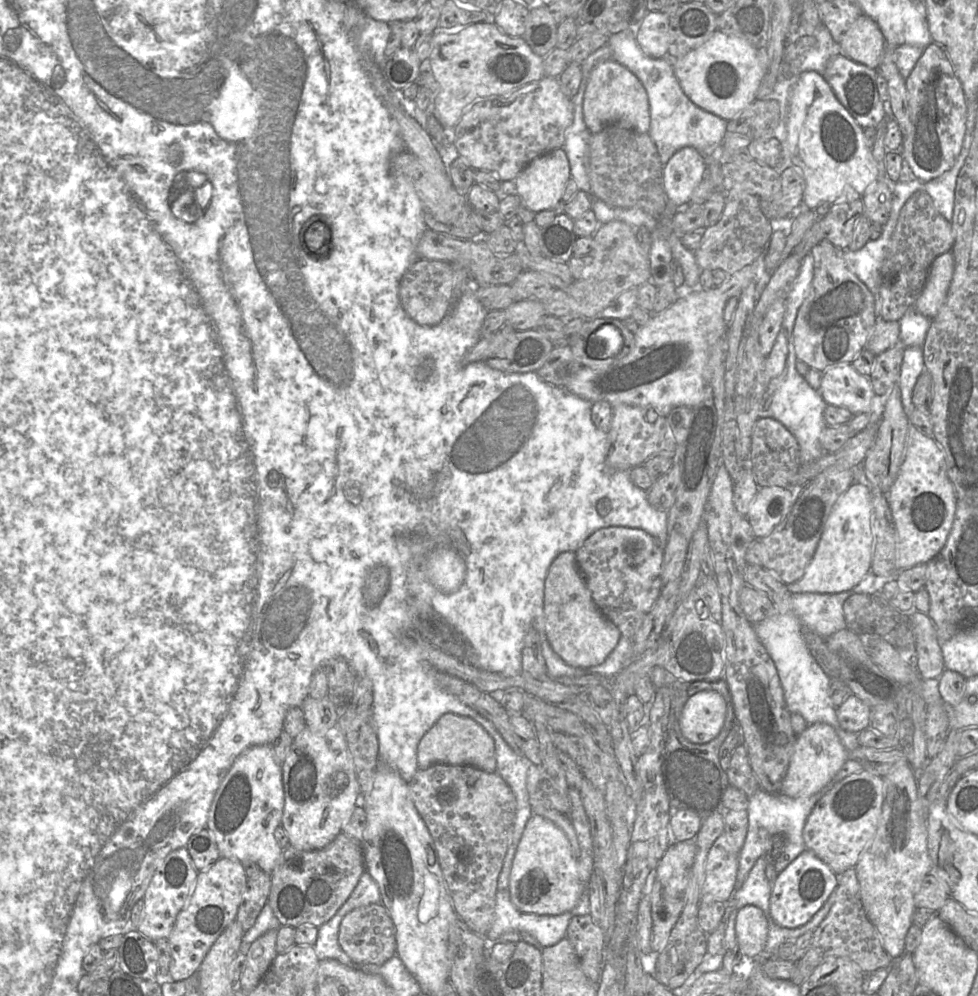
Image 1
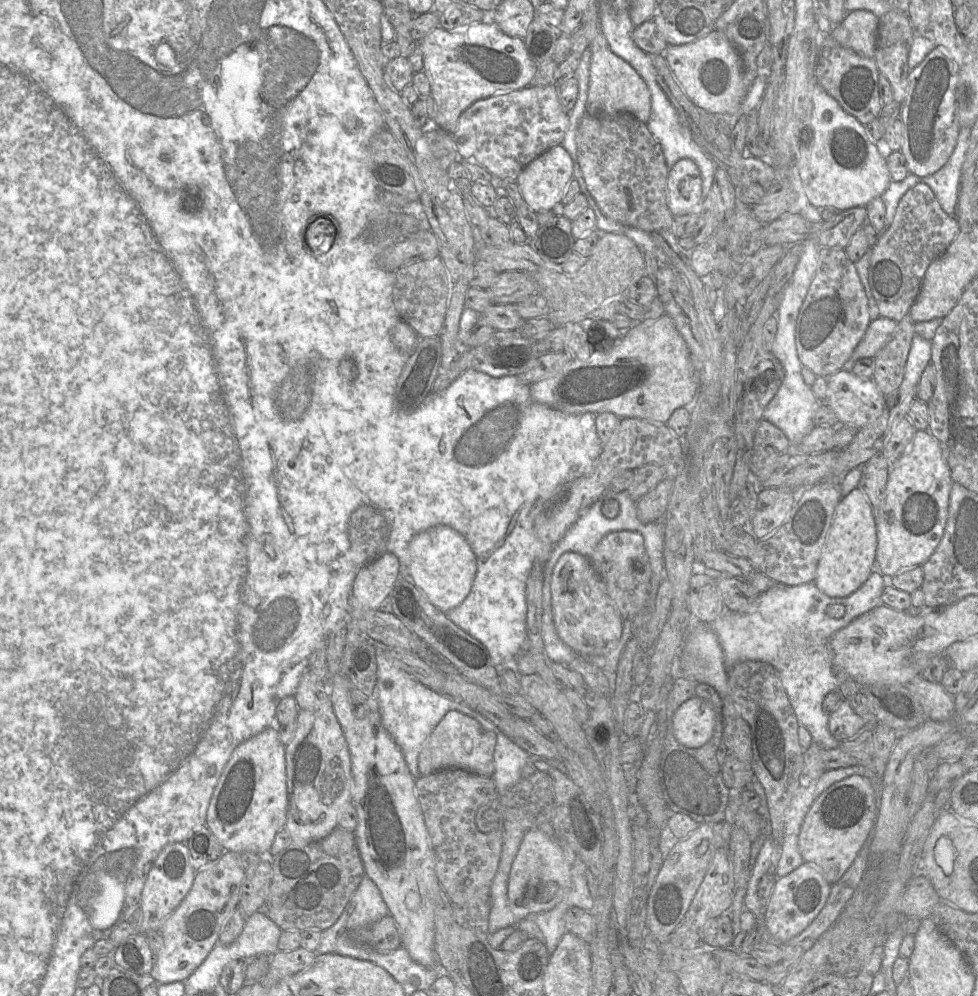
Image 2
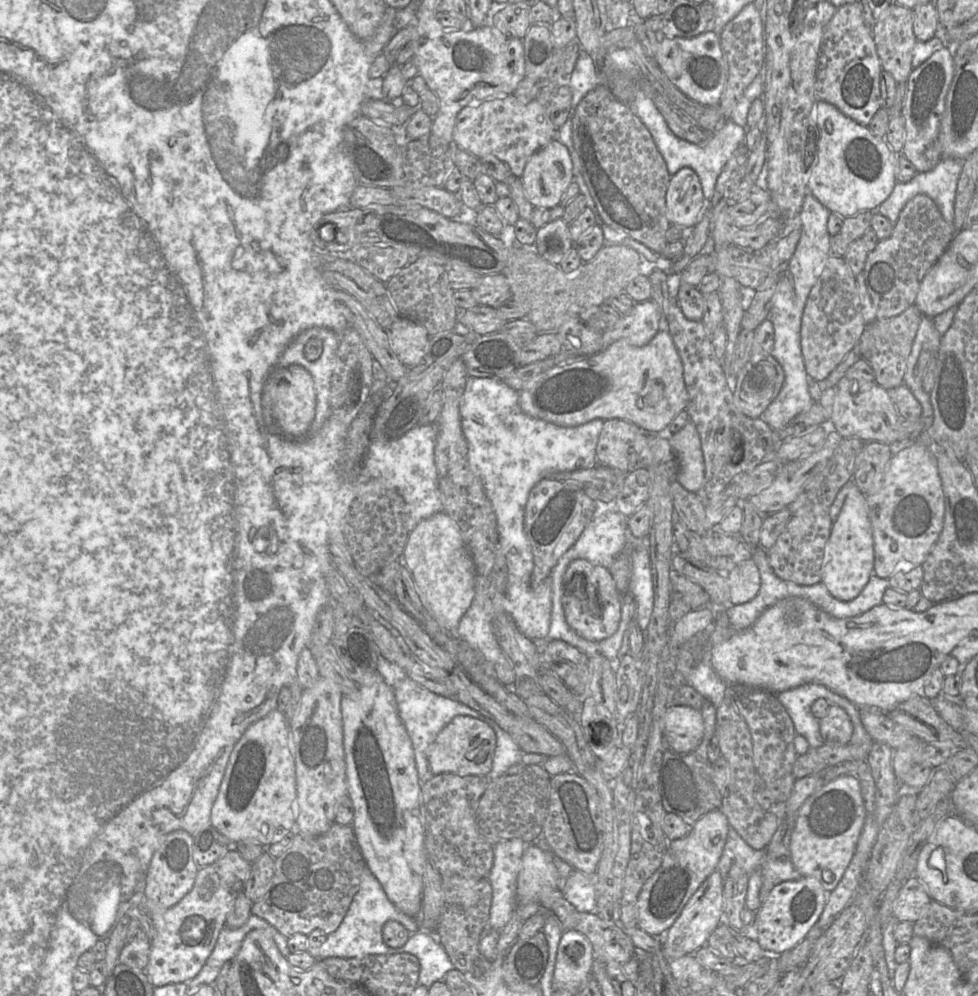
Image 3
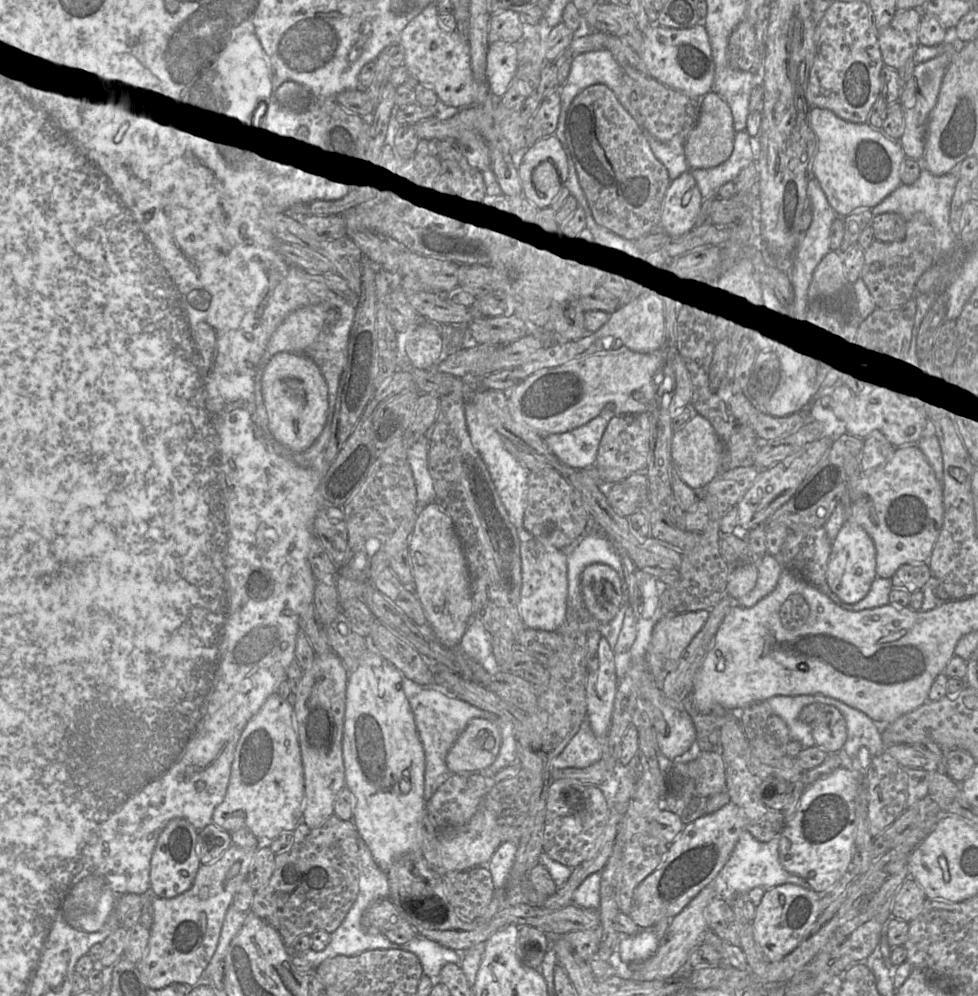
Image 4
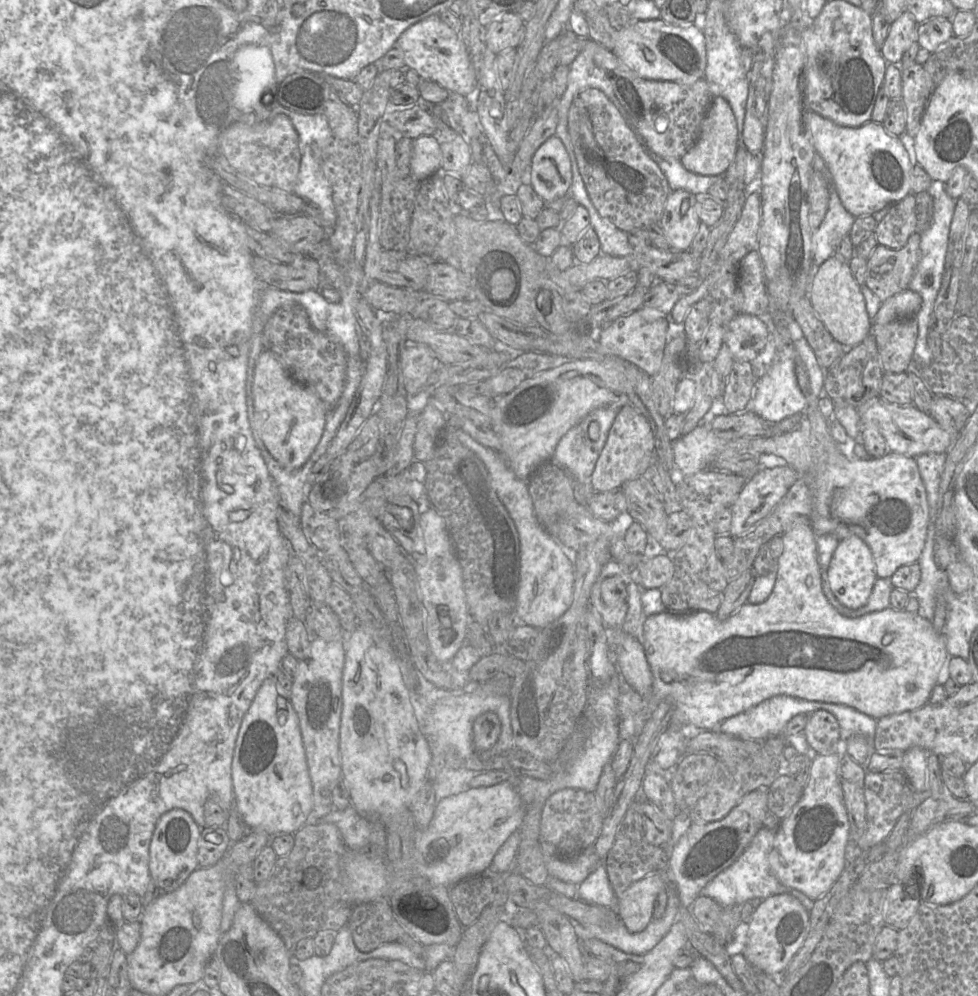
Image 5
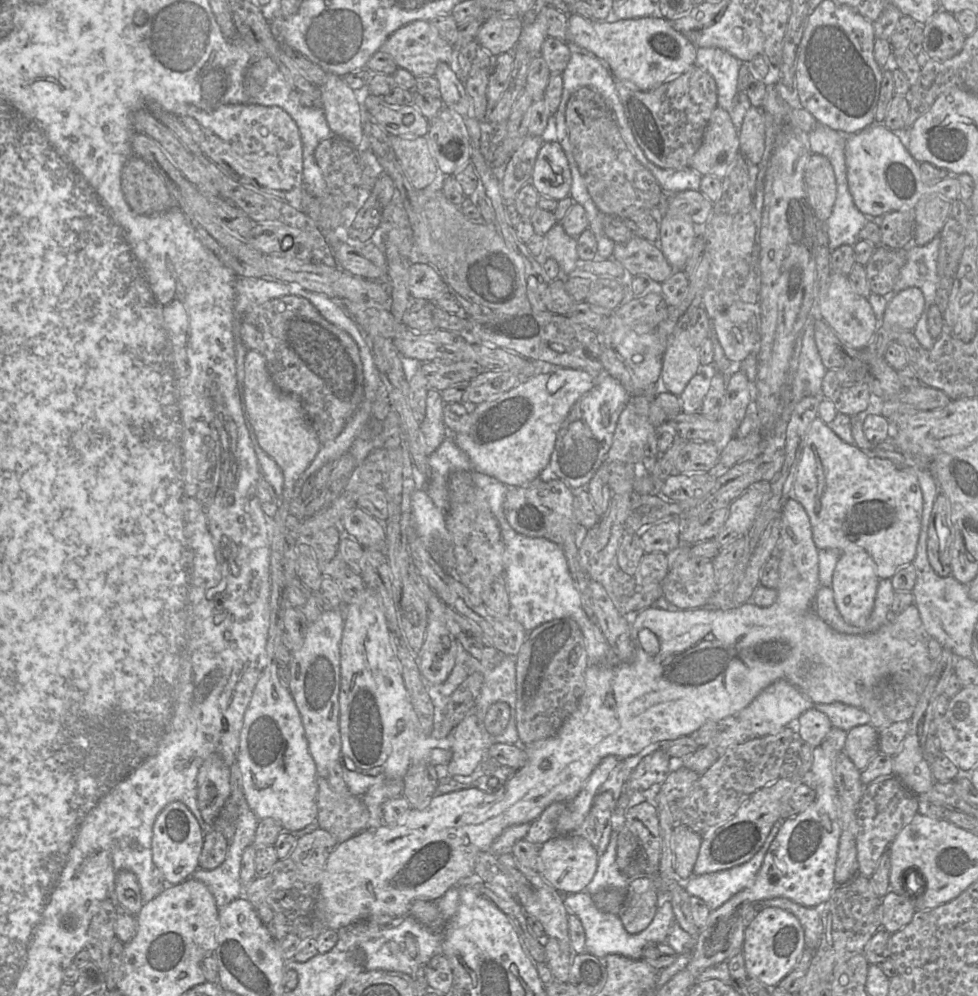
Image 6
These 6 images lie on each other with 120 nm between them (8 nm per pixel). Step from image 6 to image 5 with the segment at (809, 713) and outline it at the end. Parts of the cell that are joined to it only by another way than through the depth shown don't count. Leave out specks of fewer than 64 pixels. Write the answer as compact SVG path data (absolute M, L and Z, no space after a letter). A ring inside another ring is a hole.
M816 710L809 714L803 733L813 754L830 755L843 752L839 723L826 710Z

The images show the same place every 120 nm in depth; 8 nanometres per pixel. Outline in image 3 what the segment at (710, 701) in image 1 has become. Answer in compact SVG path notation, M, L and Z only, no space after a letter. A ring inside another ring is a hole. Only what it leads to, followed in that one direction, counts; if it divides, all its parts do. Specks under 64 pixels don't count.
M669 706L664 715L665 746L677 753L698 748L704 736L701 711L690 706Z

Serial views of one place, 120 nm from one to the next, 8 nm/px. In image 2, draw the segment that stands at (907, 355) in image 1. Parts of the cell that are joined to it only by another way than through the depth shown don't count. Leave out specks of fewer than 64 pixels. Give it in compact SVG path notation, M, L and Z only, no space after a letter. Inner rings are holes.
M914 334L908 354L903 381L899 389L913 391L925 367L931 363L931 341Z

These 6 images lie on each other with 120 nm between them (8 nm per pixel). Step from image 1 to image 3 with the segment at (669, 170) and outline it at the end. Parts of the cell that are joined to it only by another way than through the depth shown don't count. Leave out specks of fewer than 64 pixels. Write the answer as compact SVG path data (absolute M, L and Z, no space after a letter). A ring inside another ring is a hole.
M683 167L672 175L666 193L666 216L671 225L692 229L706 209L702 186L696 172Z

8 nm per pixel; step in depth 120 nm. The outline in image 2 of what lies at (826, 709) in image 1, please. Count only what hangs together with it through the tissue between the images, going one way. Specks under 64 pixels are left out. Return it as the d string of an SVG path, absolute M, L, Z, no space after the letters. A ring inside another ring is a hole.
M874 569L864 584L846 597L829 597L814 582L797 586L777 584L759 594L746 613L725 610L709 627L718 636L727 669L747 660L772 665L782 680L799 725L807 728L813 742L824 749L838 748L842 741L830 733L830 714L822 707L826 695L838 690L829 642L837 631L881 604L884 587L885 577L878 569ZM831 604L845 606L843 617L836 619L826 614Z

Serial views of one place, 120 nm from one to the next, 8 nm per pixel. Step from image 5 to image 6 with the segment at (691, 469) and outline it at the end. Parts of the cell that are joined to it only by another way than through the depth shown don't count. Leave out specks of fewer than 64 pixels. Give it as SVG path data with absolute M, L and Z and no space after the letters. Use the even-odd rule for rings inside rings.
M816 417L812 421L807 430L805 445L795 474L791 498L799 502L806 511L812 528L813 541L818 550L837 549L841 552L863 550L867 552L873 560L879 579L891 579L900 568L913 562L920 534L923 511L923 495L917 478L916 469L913 466L898 466L893 461L886 458L868 456L855 444L848 444L842 441L833 432L830 426L824 423L819 417Z

